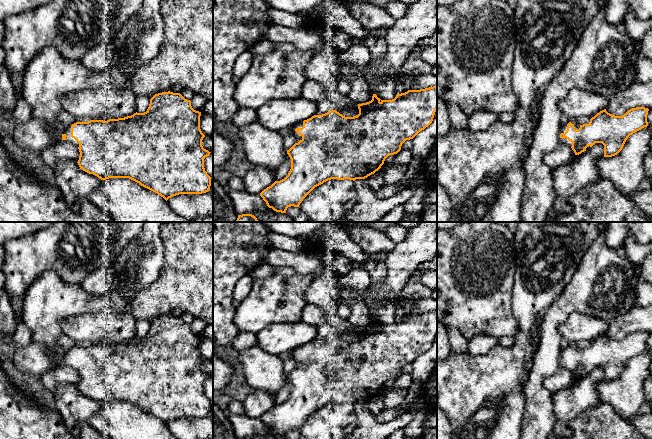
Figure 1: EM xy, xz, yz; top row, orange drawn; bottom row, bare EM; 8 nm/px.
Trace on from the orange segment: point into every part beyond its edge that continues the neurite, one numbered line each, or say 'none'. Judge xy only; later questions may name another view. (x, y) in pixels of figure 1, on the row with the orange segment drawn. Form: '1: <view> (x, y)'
1: xy (67, 130)

